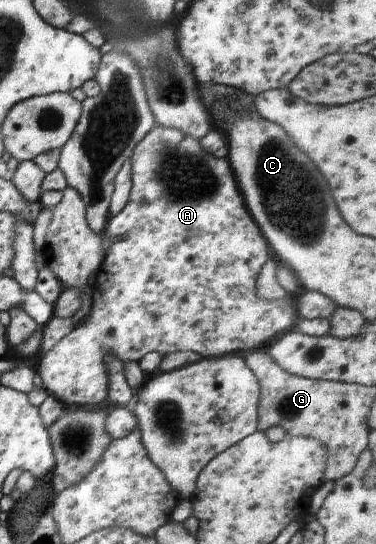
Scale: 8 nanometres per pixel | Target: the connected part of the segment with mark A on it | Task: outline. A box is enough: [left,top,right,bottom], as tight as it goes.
[39,125,297,409]

